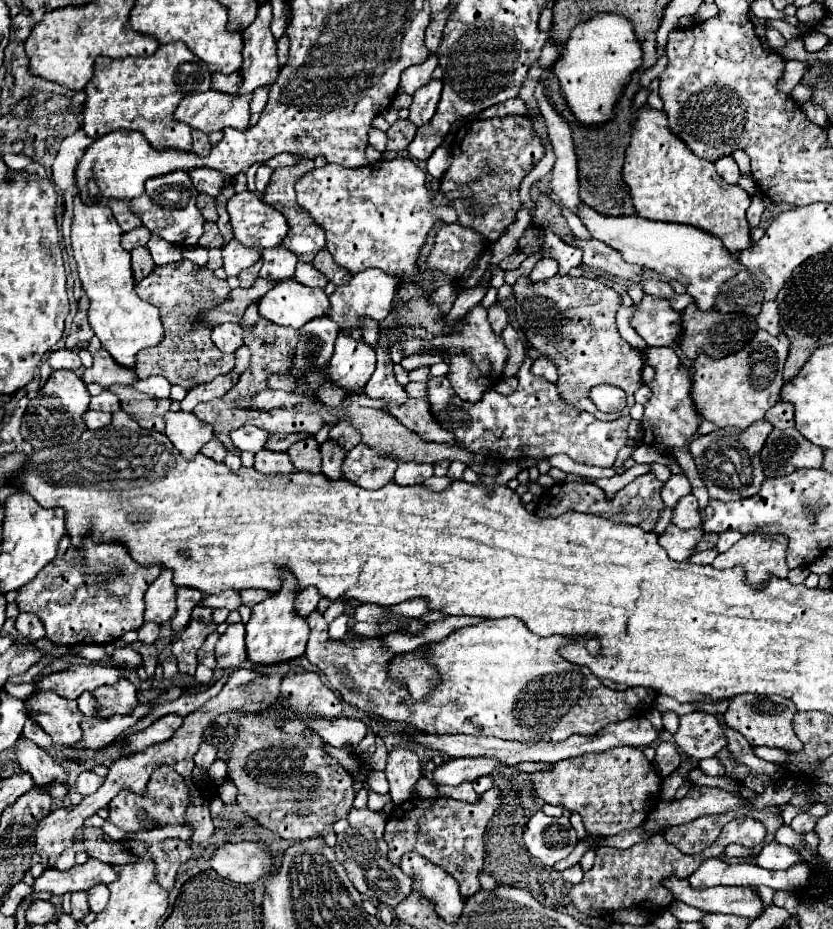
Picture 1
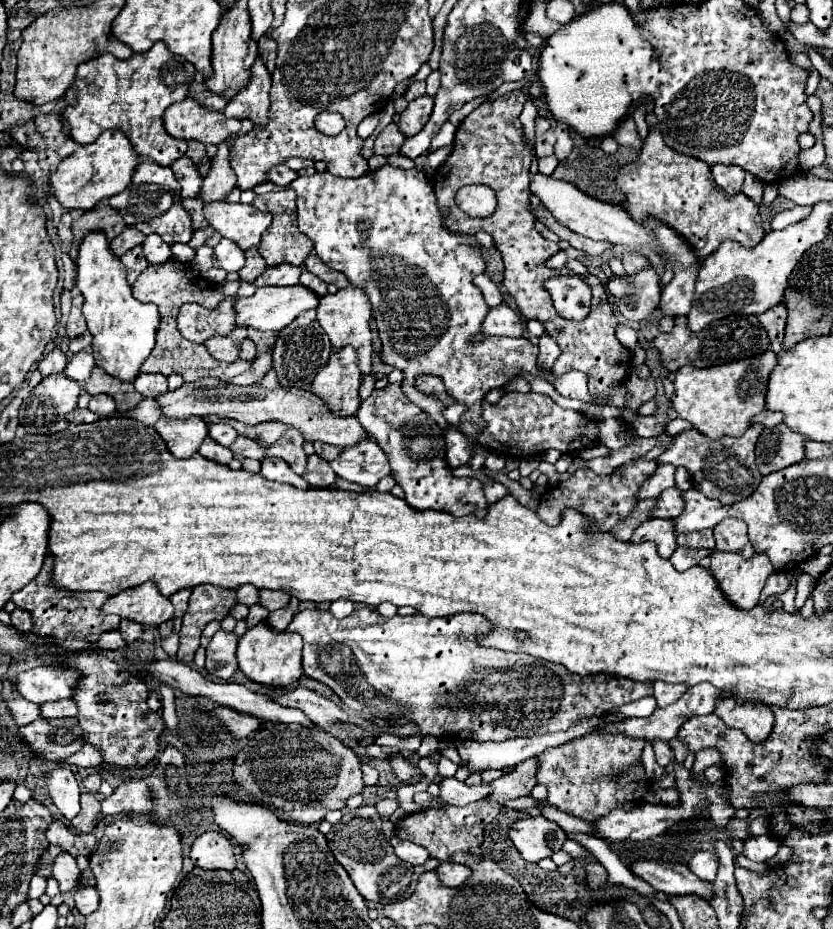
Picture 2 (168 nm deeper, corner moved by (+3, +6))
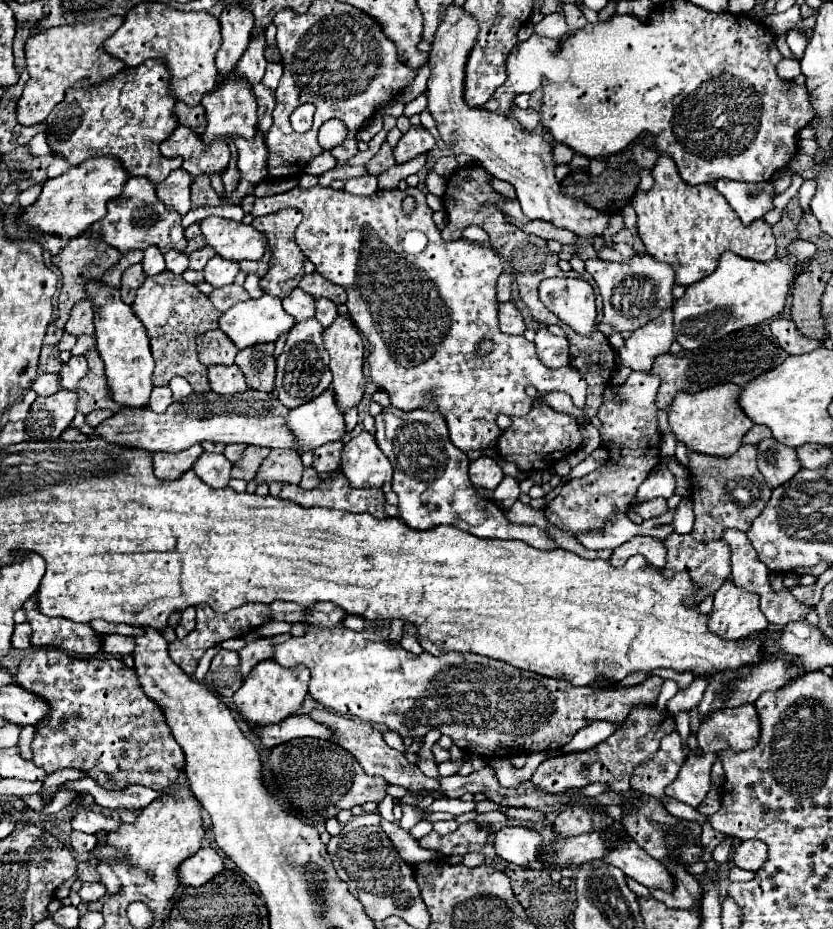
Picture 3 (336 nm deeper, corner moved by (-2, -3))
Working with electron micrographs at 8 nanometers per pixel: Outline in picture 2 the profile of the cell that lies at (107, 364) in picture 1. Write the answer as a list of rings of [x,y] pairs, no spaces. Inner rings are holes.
[[[87,347],[87,349],[75,353],[75,355],[69,359],[69,363],[67,363],[67,367],[65,367],[65,375],[71,377],[71,379],[75,379],[75,381],[79,381],[79,383],[83,383],[85,379],[89,379],[93,367],[95,367],[93,349]]]

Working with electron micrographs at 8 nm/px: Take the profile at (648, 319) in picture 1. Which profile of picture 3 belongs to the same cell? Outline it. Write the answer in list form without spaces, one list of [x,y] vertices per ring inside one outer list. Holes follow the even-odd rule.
[[[634,254],[626,262],[604,262],[600,258],[588,258],[586,272],[596,280],[604,300],[604,318],[598,324],[598,330],[602,330],[606,336],[612,332],[630,334],[632,330],[656,320],[666,308],[674,306],[674,270],[670,270],[666,262],[654,260],[648,254]]]

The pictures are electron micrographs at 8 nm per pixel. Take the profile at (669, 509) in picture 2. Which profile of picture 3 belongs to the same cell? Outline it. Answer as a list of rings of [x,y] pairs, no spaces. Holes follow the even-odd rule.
[[[654,498],[654,500],[646,500],[646,502],[640,502],[640,504],[630,504],[630,508],[626,508],[626,512],[636,512],[640,514],[644,520],[648,518],[654,518],[654,516],[660,516],[664,514],[668,508],[666,508],[666,500],[664,498]]]

